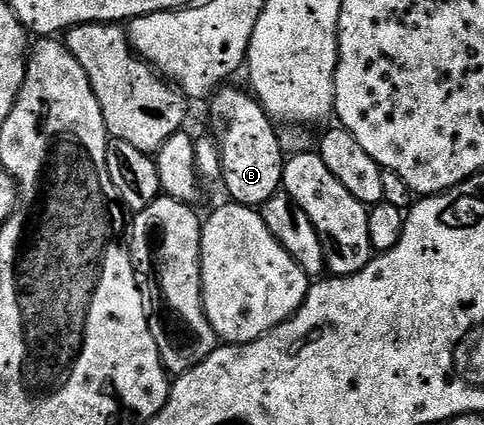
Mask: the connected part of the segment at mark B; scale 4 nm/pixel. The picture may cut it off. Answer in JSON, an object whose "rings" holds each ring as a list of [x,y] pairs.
{"rings":[[[218,89],[211,98],[213,118],[219,125],[225,126],[219,133],[220,181],[225,182],[225,190],[236,205],[260,208],[282,189],[287,154],[281,151],[274,119],[265,113],[256,97],[249,92],[244,94],[241,90],[229,89]]]}

